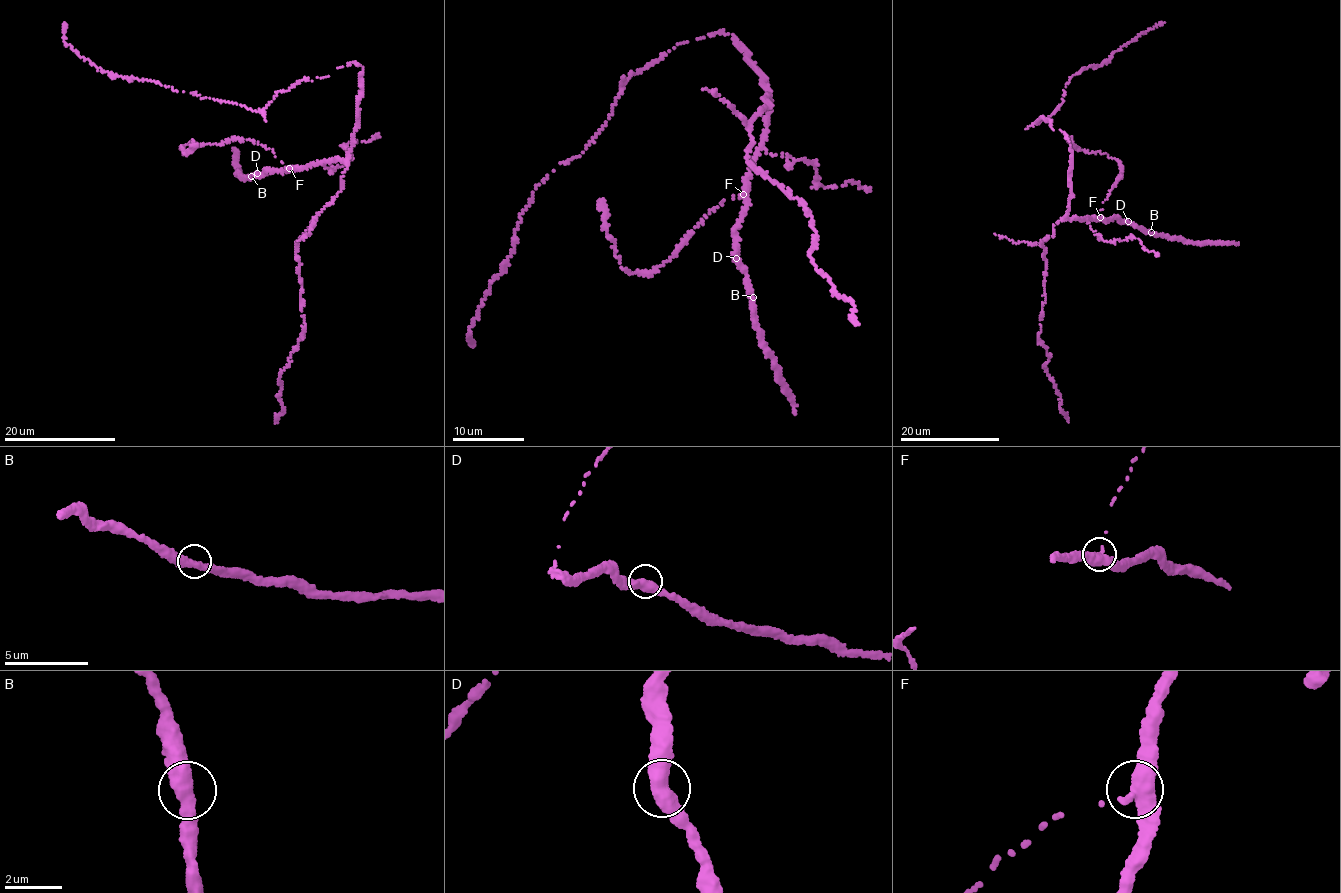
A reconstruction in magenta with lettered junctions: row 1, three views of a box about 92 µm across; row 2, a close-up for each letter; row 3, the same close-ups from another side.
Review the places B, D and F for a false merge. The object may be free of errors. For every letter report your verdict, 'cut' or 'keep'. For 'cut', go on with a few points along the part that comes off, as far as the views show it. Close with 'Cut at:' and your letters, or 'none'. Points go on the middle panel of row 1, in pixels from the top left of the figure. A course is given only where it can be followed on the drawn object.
B: keep
D: keep
F: cut; course (744, 194), (720, 203), (674, 255), (648, 273), (631, 273), (619, 264), (597, 202)
Cut at: F

